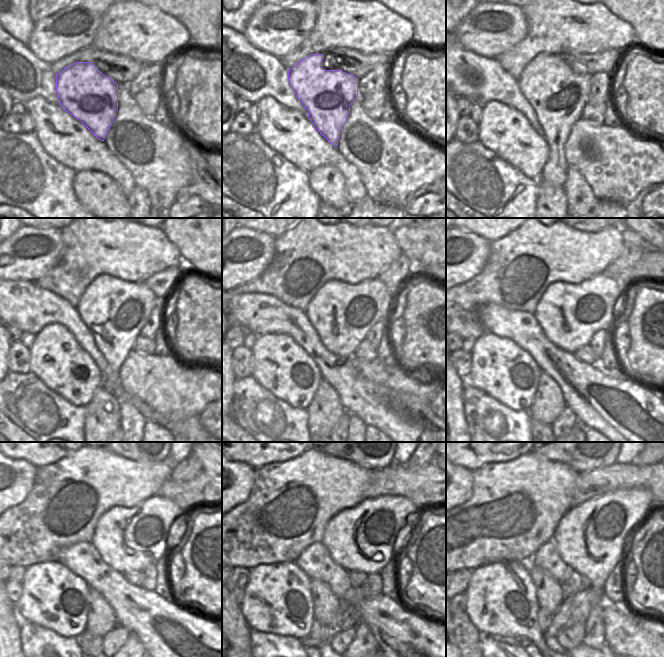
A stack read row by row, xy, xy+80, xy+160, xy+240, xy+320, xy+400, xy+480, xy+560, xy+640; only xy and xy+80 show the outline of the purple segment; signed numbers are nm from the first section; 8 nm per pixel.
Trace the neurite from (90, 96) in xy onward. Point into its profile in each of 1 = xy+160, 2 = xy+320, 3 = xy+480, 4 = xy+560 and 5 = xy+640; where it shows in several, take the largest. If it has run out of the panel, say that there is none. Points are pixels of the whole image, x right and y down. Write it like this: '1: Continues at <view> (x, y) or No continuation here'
1: Continues at xy+160 (557, 94)
2: Continues at xy+320 (342, 314)
3: Continues at xy+480 (129, 540)
4: Continues at xy+560 (365, 538)
5: Continues at xy+640 (592, 538).

